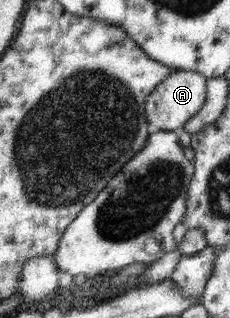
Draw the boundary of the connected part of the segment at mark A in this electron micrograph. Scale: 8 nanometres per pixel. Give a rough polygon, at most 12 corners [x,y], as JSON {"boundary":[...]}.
{"boundary":[[172,70],[146,96],[152,133],[174,131],[204,107],[207,77]]}

